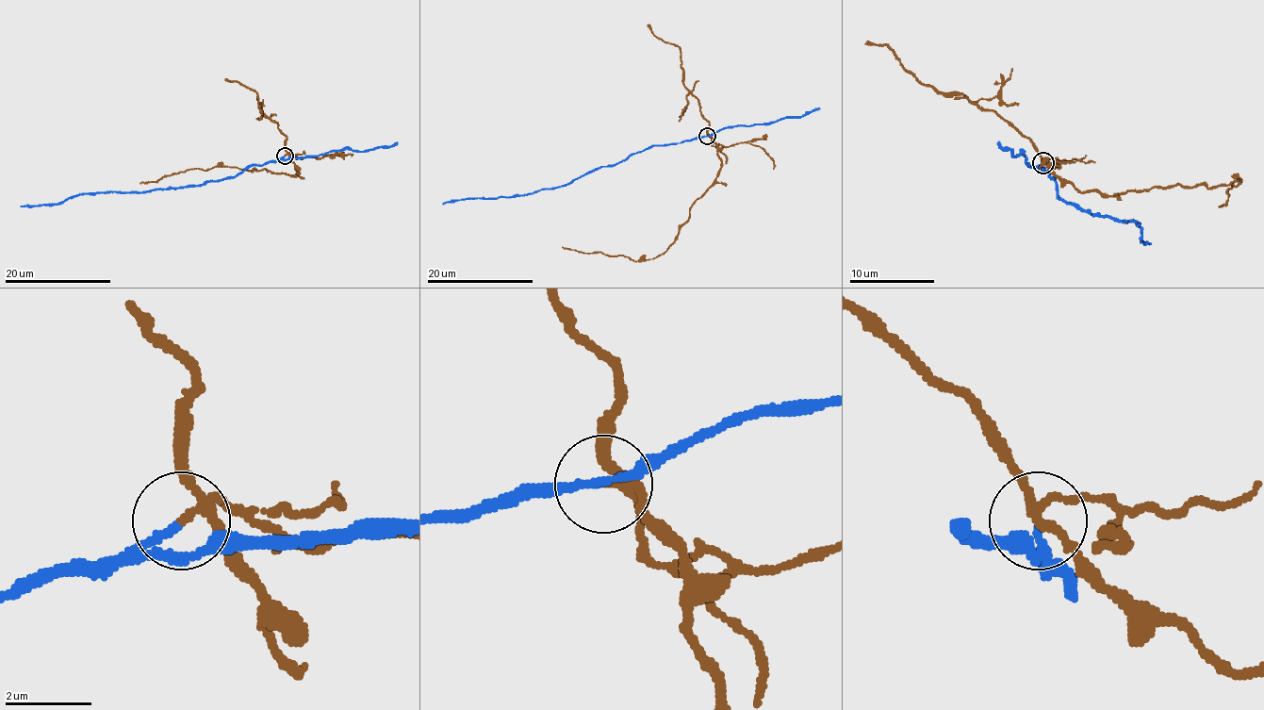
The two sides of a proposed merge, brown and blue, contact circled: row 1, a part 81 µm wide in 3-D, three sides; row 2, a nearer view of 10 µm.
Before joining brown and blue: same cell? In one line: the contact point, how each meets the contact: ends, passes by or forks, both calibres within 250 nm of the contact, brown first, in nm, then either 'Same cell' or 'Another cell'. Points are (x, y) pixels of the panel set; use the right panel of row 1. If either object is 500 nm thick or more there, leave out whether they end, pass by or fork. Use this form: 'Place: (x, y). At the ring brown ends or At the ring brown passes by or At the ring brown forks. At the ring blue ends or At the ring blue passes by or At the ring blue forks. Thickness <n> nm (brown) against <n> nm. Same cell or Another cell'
Place: (1042, 162). At the ring brown forks. At the ring blue passes by. Thickness 160 nm (brown) against 130 nm. Another cell

